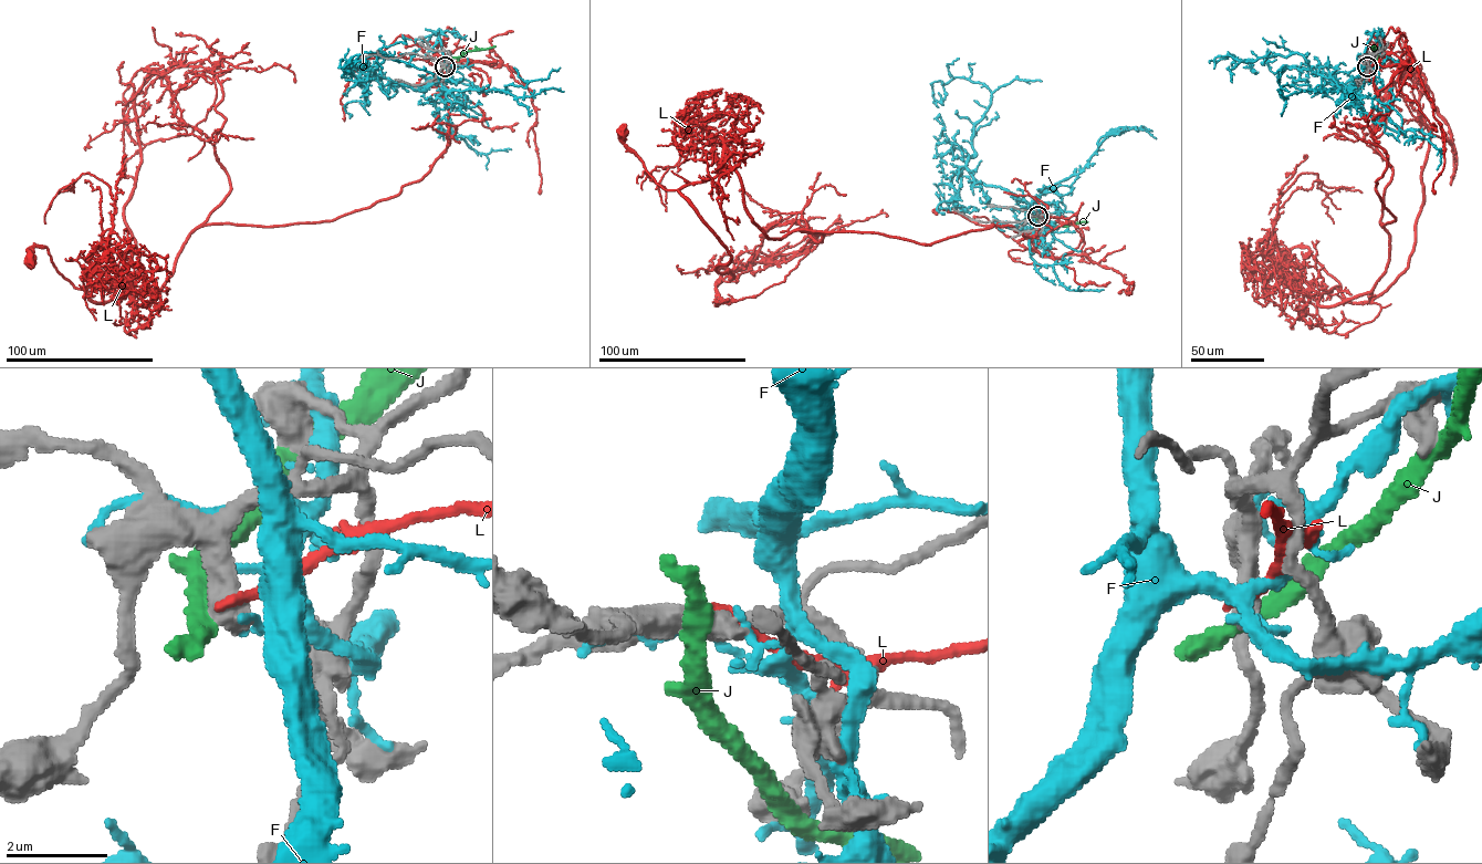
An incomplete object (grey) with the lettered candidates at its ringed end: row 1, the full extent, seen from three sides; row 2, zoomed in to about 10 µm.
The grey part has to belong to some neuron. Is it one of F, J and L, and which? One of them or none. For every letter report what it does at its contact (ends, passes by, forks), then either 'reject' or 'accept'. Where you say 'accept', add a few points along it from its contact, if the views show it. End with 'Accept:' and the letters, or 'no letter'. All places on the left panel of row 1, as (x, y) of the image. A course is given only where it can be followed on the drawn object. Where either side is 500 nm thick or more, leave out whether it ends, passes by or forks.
F: it ends there; reject
J: reject
L: reject
Accept: no letter

